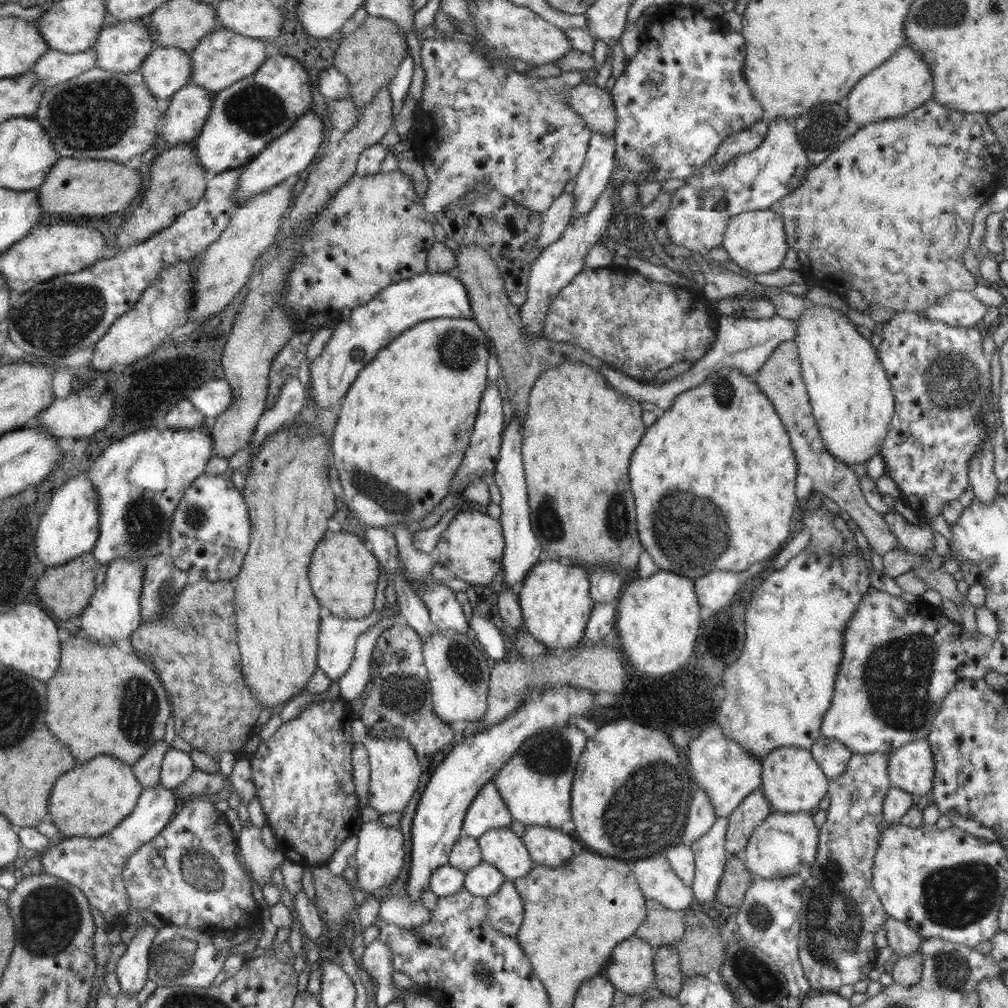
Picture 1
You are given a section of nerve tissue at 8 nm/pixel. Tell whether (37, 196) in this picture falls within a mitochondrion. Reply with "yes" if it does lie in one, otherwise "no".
no

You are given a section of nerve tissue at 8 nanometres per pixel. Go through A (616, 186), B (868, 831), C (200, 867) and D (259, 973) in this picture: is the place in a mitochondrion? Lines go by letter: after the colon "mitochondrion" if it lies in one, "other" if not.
A: other
B: other
C: mitochondrion
D: other

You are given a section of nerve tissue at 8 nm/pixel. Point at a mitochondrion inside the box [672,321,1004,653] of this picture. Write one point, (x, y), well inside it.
(955, 381)

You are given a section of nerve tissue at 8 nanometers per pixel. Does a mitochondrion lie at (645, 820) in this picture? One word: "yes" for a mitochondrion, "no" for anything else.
yes

